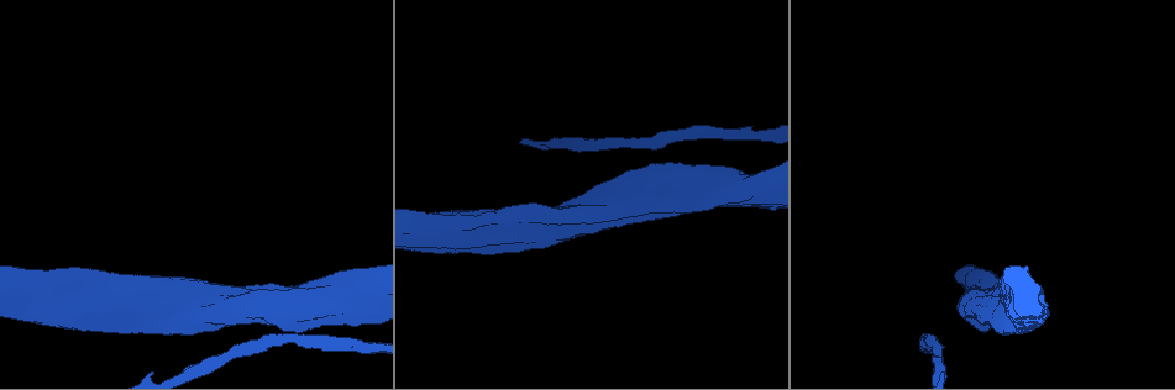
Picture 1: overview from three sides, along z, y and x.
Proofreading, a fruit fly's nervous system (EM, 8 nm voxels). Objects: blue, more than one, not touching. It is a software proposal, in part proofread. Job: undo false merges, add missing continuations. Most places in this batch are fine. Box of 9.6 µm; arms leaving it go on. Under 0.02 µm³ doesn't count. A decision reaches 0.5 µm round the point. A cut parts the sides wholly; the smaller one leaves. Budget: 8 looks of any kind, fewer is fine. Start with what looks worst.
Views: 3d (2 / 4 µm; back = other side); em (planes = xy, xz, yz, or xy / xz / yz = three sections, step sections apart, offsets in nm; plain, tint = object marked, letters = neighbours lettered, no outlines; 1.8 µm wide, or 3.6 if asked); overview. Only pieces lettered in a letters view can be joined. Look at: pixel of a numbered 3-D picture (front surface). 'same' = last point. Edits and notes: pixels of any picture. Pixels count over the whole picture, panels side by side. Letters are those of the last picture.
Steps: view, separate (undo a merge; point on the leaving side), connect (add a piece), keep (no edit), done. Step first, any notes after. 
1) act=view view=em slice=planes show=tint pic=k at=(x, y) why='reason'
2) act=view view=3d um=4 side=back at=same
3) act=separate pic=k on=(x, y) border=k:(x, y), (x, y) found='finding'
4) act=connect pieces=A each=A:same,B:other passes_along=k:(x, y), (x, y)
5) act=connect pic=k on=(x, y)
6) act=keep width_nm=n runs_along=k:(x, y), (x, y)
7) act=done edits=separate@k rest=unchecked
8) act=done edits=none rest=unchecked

act=view view=em um=3.6 slice=xz step=4 show=tint pic=1 at=(653, 187)

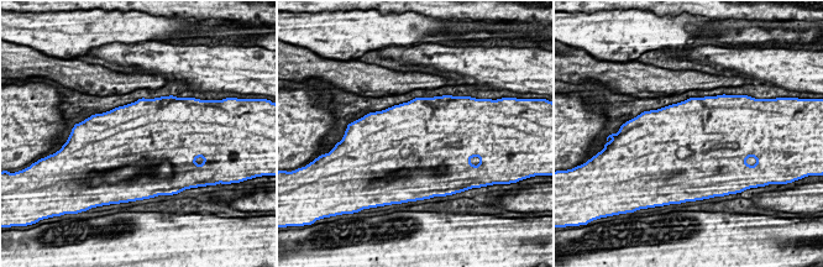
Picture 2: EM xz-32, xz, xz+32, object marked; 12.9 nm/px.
act=view view=em um=3.6 slice=planes show=letters at=same

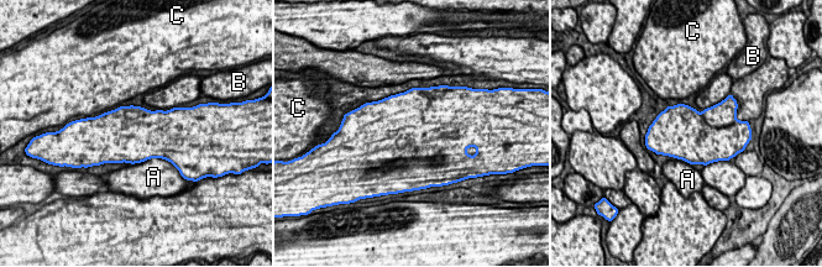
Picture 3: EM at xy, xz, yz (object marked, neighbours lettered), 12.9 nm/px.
act=keep each=A:other,B:other,C:other border=3:(721, 100), (703, 110) found='continuous, no second cell'

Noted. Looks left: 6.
act=view view=em slice=yz step=4 show=letters pic=1 at=(448, 223) why='thick turns thin'

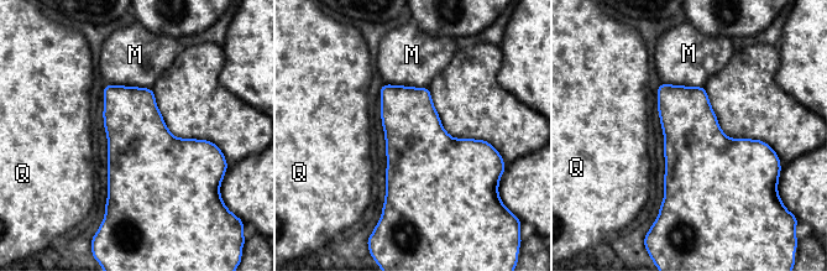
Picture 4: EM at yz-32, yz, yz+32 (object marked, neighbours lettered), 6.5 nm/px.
act=view view=em slice=planes show=letters at=same why='another direction'

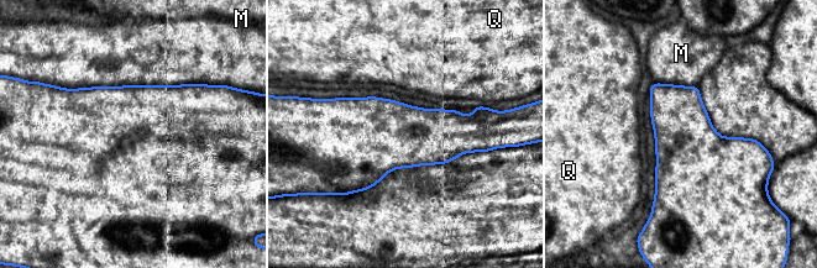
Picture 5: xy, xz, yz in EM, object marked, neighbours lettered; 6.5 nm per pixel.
act=keep width_nm=460 each=M:other,Q:other border=5:(199, 83), (57, 87) found='all the same cell'

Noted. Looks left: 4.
act=view view=3d um=2 pic=1 at=(548, 148) why='an open end'

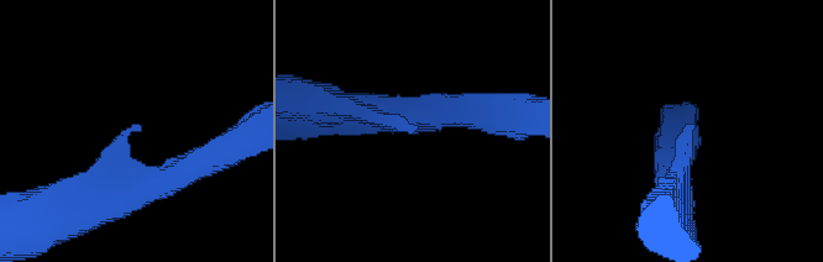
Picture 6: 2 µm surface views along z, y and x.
act=view view=em um=3.6 slice=planes show=letters pic=6 at=(686, 125)

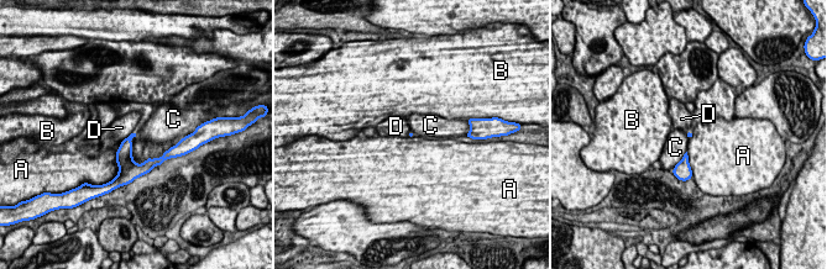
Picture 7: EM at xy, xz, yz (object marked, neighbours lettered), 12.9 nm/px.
act=keep each=A:other,B:other,C:other,D:other found='no lettered piece goes on from it'

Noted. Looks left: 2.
act=view view=em um=3.6 slice=planes show=letters pic=1 at=(148, 298) why='sudden change in width'

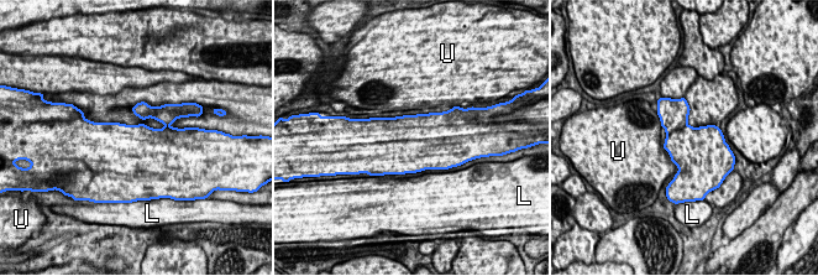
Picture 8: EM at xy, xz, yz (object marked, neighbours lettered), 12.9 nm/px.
act=keep width_nm=600 each=L:other,U:other found='one cell here'

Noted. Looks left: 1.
act=done edits=none rest=unchecked

